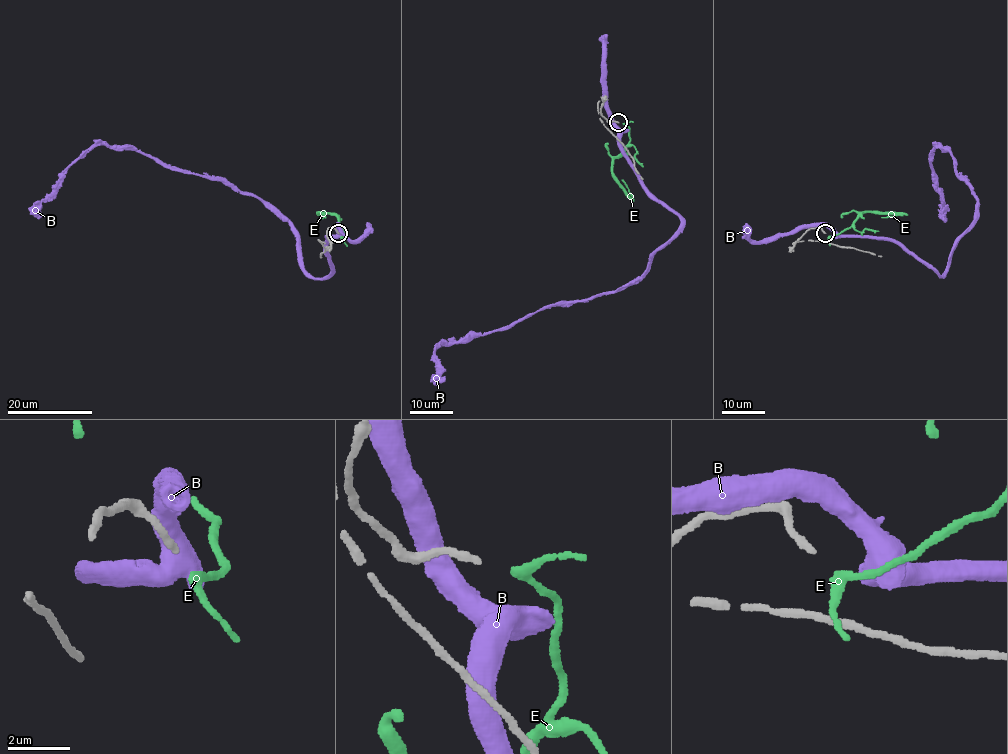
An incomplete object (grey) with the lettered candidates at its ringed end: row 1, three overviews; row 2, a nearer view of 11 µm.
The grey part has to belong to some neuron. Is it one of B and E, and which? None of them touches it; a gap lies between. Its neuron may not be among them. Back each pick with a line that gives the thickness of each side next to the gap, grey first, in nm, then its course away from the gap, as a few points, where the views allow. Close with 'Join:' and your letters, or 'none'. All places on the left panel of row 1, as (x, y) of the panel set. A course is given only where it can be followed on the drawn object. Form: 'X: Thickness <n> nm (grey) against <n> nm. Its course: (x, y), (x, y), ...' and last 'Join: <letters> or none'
E: Thickness 240 nm (grey) against 240 nm. Its course: (340, 236), (345, 236), (337, 217), (315, 213), (323, 217), (320, 218)
Join: E

